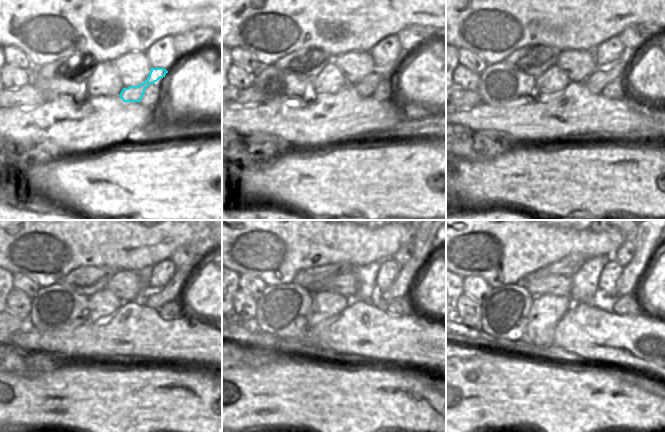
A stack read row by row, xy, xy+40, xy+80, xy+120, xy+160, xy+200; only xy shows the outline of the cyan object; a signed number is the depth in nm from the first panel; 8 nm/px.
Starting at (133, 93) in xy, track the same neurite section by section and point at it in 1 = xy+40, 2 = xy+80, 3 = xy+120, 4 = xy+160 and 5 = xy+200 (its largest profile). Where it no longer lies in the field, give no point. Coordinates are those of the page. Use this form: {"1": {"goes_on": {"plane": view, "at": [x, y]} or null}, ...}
{"1": {"goes_on": {"plane": "xy+40", "at": [365, 88]}}, "2": {"goes_on": {"plane": "xy+80", "at": [602, 75]}}, "3": {"goes_on": {"plane": "xy+120", "at": [201, 245]}}, "4": {"goes_on": {"plane": "xy+160", "at": [424, 240]}}, "5": {"goes_on": {"plane": "xy+200", "at": [645, 240]}}}

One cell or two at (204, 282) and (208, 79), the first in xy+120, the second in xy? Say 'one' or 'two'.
one

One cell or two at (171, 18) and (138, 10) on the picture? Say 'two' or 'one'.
one

